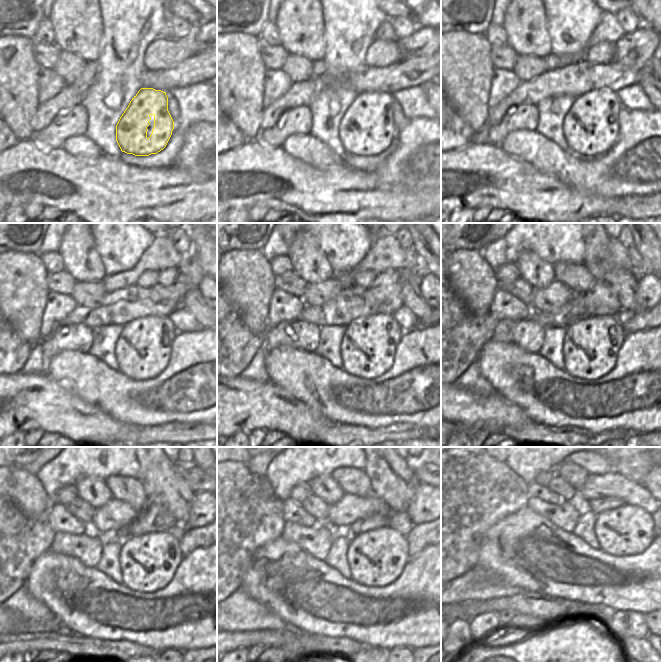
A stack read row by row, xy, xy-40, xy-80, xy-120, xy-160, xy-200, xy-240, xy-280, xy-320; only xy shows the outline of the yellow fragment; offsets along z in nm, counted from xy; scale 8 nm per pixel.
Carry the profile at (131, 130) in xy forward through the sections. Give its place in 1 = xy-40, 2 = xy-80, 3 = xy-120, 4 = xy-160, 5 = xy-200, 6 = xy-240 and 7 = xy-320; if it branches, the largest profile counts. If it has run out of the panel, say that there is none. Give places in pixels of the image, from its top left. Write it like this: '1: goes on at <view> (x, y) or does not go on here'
1: goes on at xy-40 (354, 129)
2: goes on at xy-80 (587, 107)
3: goes on at xy-120 (135, 334)
4: goes on at xy-160 (359, 335)
5: goes on at xy-200 (581, 335)
6: goes on at xy-240 (162, 551)
7: goes on at xy-320 (604, 549)

